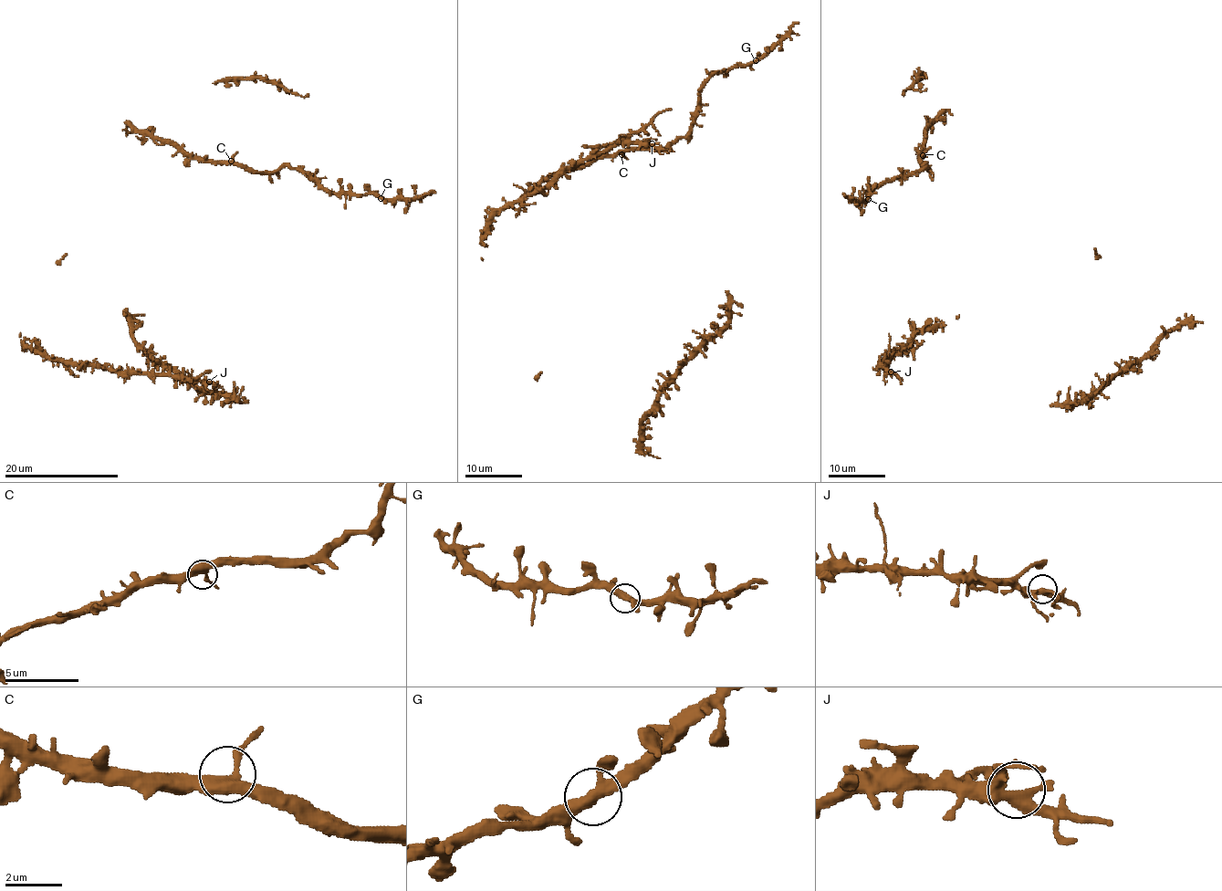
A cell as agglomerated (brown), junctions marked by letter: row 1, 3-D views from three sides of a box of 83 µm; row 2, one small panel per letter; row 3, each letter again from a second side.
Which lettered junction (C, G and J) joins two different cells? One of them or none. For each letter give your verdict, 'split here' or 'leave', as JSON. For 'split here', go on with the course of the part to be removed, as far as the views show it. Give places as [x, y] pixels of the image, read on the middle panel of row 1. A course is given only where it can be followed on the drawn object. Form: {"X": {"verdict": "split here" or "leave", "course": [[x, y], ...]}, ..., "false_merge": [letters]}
{"C": {"verdict": "leave"}, "G": {"verdict": "leave"}, "J": {"verdict": "leave"}, "false_merge": []}

